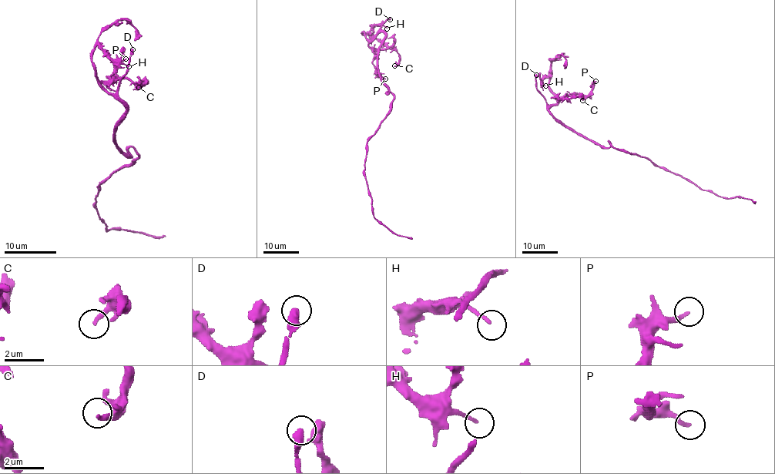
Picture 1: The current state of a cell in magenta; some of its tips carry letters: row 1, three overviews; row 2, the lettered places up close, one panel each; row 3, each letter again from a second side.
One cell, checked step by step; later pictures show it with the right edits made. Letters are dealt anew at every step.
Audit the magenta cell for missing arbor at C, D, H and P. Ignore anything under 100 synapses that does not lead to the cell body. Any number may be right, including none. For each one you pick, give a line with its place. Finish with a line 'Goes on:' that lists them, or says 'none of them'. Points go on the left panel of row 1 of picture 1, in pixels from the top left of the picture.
Goes on: none of them

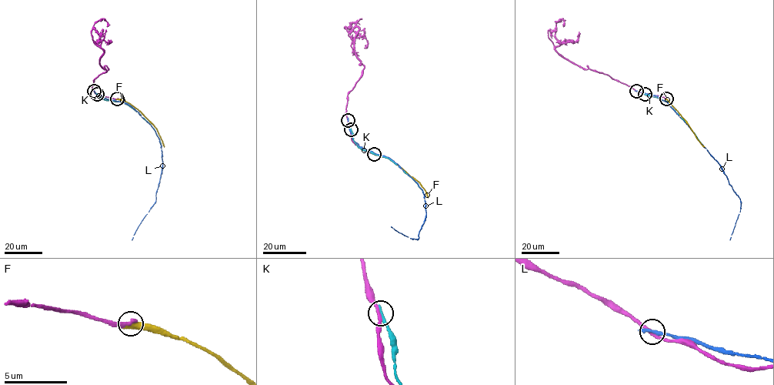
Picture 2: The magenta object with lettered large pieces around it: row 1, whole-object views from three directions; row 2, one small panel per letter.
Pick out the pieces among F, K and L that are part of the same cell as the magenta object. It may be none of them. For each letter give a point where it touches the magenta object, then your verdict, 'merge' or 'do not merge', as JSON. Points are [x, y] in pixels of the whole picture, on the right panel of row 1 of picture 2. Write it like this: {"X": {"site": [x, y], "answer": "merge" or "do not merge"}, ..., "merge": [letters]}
{"F": {"site": [666, 98], "answer": "merge"}, "K": {"site": [645, 94], "answer": "do not merge"}, "L": {"site": [636, 91], "answer": "do not merge"}, "merge": ["F"]}

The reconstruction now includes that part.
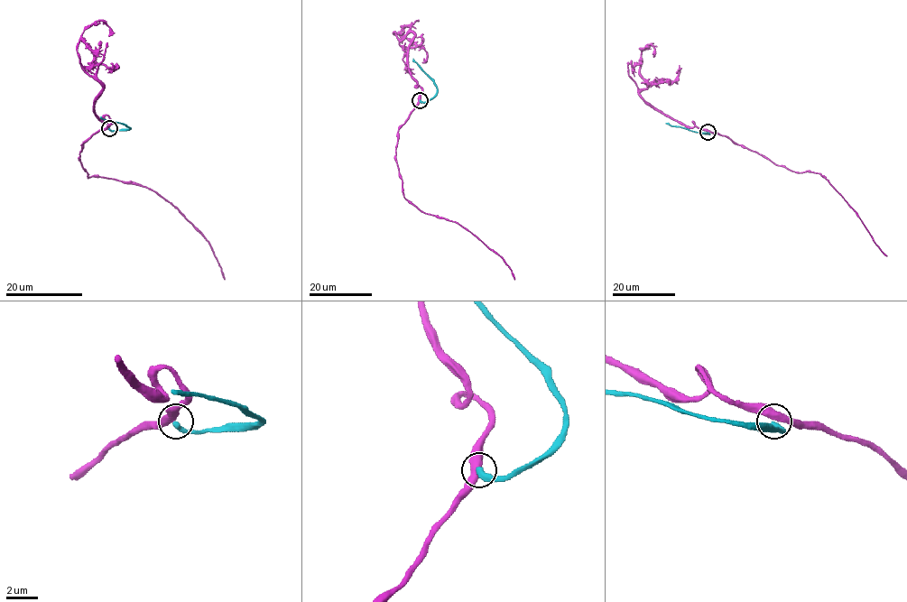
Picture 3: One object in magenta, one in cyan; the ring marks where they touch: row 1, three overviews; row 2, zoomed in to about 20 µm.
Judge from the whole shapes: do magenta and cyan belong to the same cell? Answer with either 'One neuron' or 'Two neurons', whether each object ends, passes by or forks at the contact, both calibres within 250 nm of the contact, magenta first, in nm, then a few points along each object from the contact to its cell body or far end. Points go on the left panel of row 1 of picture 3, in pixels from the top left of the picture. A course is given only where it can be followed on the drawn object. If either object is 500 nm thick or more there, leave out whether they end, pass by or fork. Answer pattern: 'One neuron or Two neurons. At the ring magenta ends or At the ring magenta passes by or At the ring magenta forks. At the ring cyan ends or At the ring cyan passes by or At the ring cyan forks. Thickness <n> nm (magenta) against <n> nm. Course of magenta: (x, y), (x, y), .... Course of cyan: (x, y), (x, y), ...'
Two neurons. At the ring magenta passes by. At the ring cyan ends. Thickness 480 nm (magenta) against 400 nm. Course of magenta: (109, 127), (96, 133), (82, 144), (80, 162), (89, 178), (129, 181), (157, 192), (208, 242), (225, 280). Course of cyan: (109, 128), (129, 128), (100, 117)

